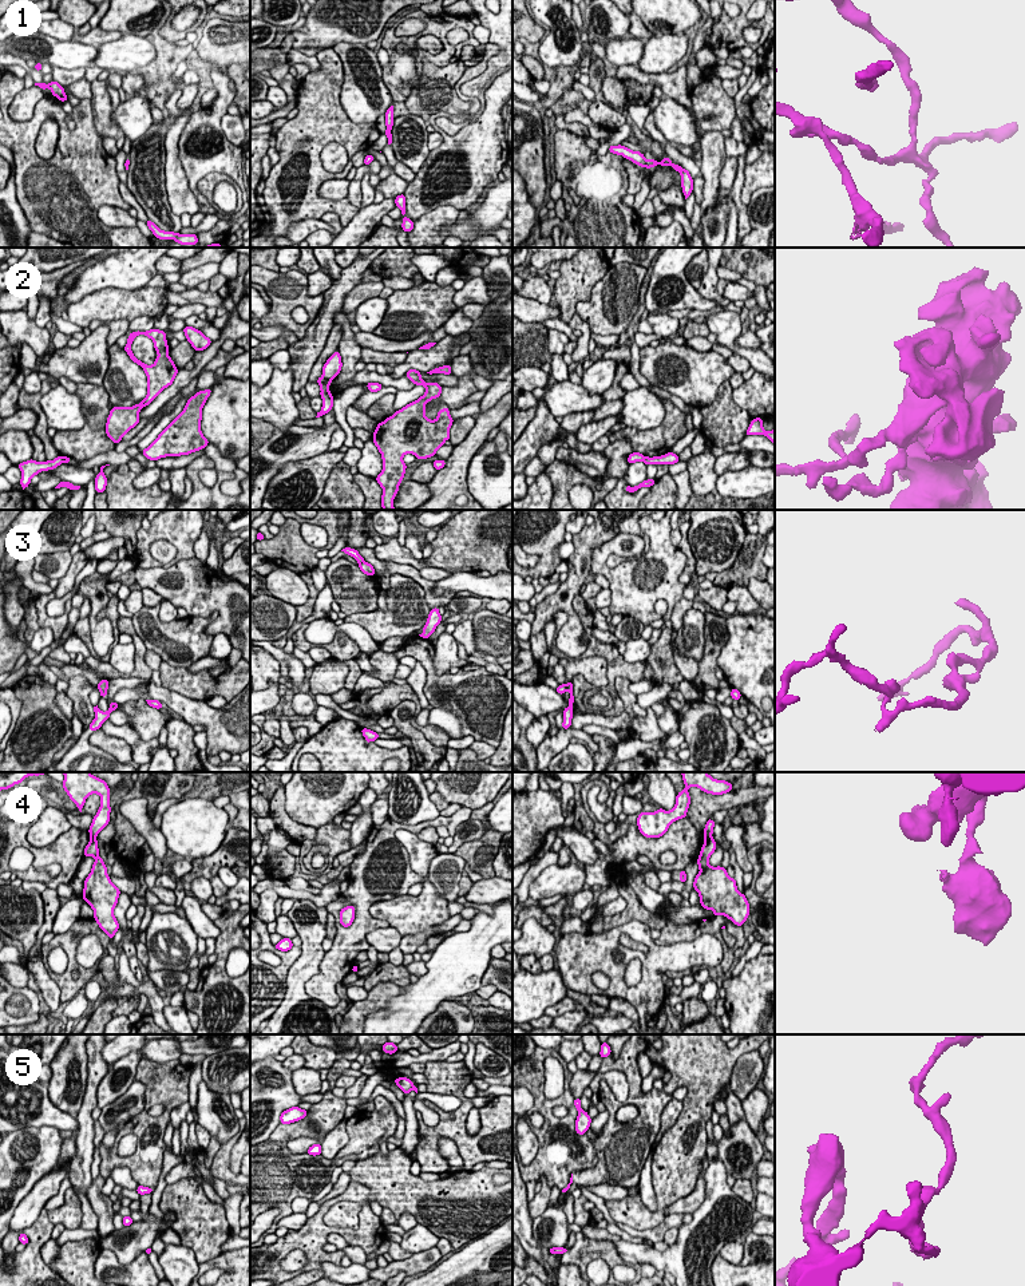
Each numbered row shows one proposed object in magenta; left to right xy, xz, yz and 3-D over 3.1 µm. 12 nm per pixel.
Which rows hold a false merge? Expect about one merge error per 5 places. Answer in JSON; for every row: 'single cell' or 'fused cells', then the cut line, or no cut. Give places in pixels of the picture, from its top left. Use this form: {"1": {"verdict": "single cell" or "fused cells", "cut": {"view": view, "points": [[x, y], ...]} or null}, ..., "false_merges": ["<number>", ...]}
{"1": {"verdict": "single cell", "cut": null}, "2": {"verdict": "fused cells", "cut": {"view": "xz", "points": [[321, 376], [331, 380]]}}, "3": {"verdict": "fused cells", "cut": {"view": "xz", "points": [[364, 561], [359, 564]]}}, "4": {"verdict": "fused cells", "cut": {"view": "yz", "points": [[711, 835], [705, 839]]}}, "5": {"verdict": "single cell", "cut": null}, "false_merges": ["2", "3", "4"]}

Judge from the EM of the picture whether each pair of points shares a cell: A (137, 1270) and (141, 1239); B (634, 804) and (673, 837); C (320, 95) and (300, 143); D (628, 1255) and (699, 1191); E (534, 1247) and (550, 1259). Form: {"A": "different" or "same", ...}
{"A": "different", "B": "different", "C": "same", "D": "different", "E": "same"}

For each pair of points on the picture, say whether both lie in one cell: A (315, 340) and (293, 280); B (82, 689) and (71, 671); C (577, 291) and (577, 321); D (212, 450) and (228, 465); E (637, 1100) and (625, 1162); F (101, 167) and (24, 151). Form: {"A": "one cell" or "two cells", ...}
{"A": "two cells", "B": "two cells", "C": "two cells", "D": "one cell", "E": "one cell", "F": "one cell"}

